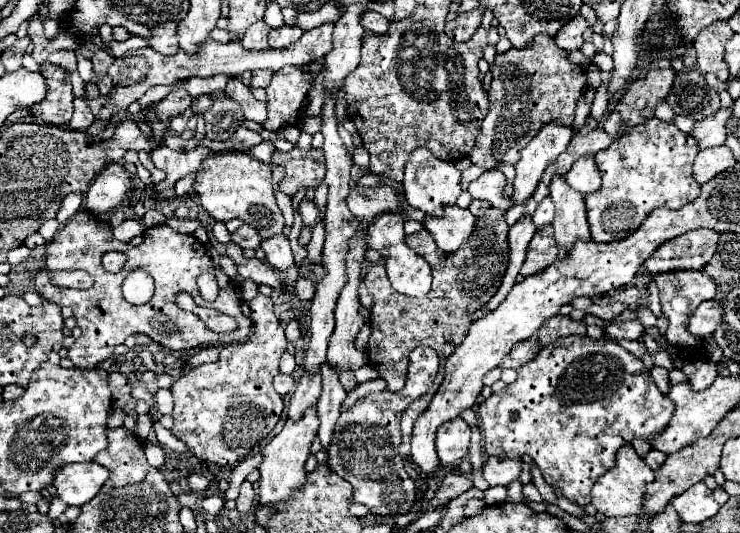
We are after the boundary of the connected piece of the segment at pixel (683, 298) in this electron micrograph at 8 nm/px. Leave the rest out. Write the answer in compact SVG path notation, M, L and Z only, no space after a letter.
M675 270L675 272L667 272L667 274L659 274L655 276L655 284L659 288L659 296L661 296L661 308L663 314L669 318L669 328L667 328L667 340L673 346L691 346L691 342L701 342L699 338L693 338L687 330L687 322L689 316L695 312L695 308L703 302L703 300L711 300L715 296L715 282L697 270Z

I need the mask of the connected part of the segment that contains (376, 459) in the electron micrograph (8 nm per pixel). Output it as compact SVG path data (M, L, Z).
M415 348L411 352L409 378L403 392L377 392L359 398L355 406L341 412L339 426L335 426L335 438L329 450L331 470L351 482L353 500L365 504L371 514L401 514L411 510L415 502L415 486L403 468L403 458L399 456L401 444L401 412L427 388L433 384L439 370L439 358L431 348Z

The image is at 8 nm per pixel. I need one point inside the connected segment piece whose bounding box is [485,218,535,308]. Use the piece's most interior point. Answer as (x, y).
(520, 235)

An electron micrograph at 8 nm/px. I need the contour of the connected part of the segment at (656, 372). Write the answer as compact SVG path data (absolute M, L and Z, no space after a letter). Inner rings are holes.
M653 368L651 370L651 376L653 376L653 380L655 380L655 386L659 388L659 392L661 394L667 394L667 390L669 390L669 372L665 370L665 368Z

